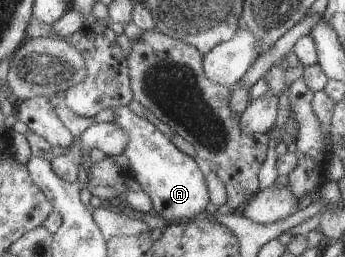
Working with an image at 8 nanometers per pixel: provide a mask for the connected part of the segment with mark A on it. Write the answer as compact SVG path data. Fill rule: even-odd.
M128 106L114 107L112 123L128 135L124 155L128 159L127 172L138 182L150 199L152 213L168 222L182 222L204 213L208 205L208 191L204 172L196 165L193 156L178 151L176 146L146 118L132 113Z

